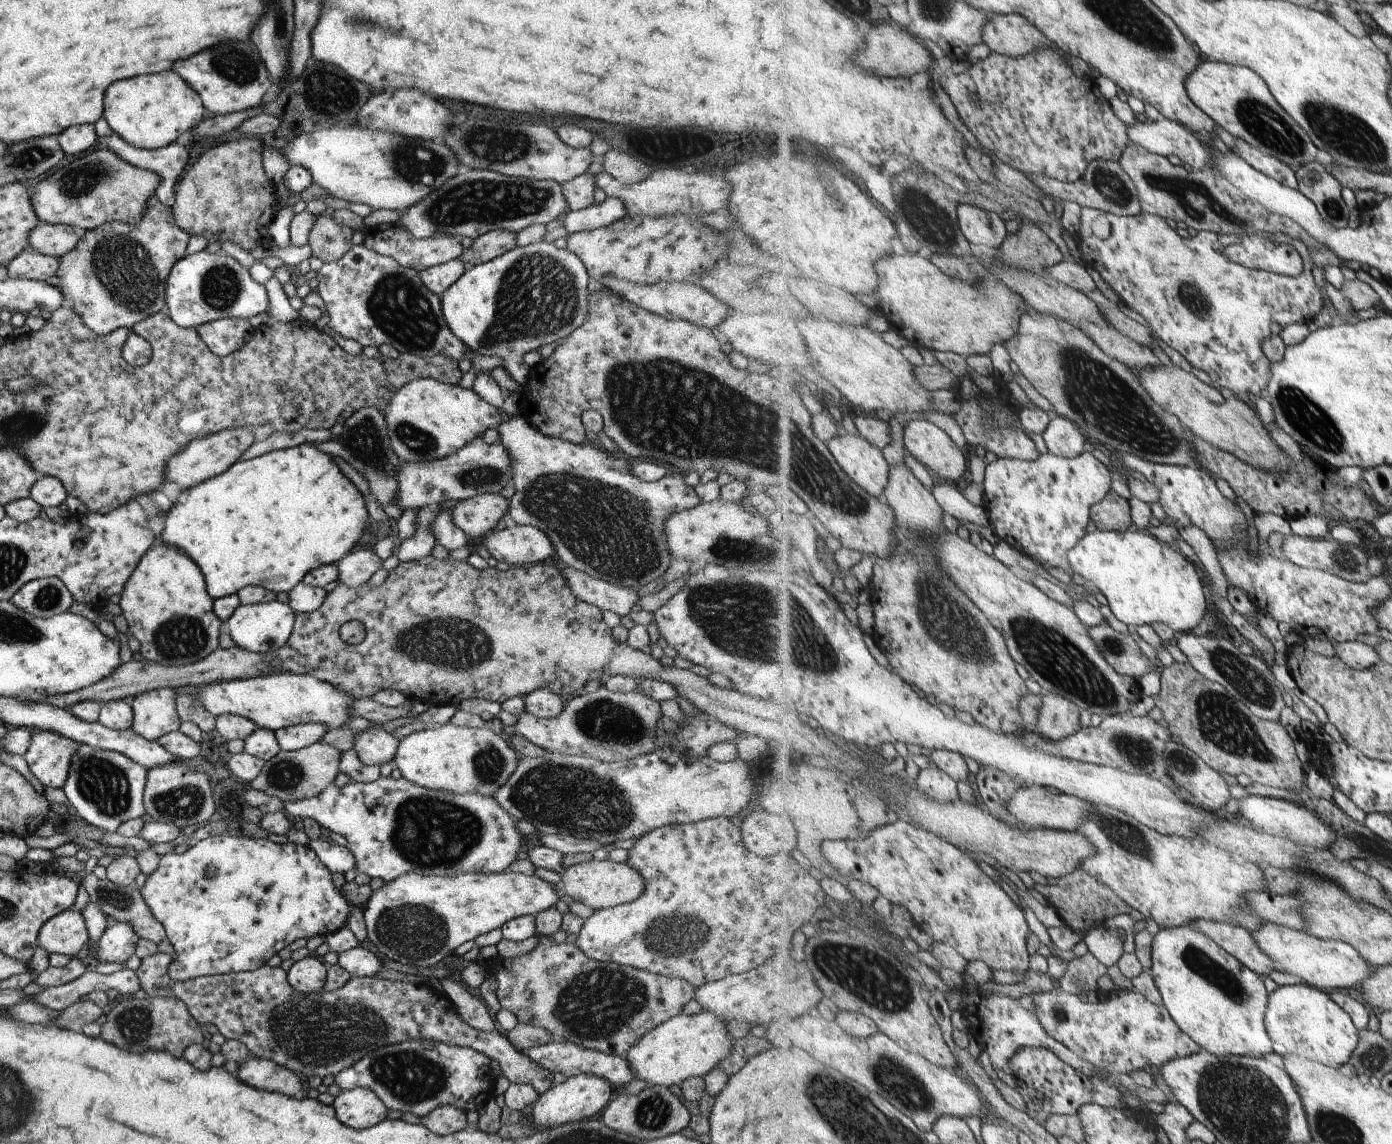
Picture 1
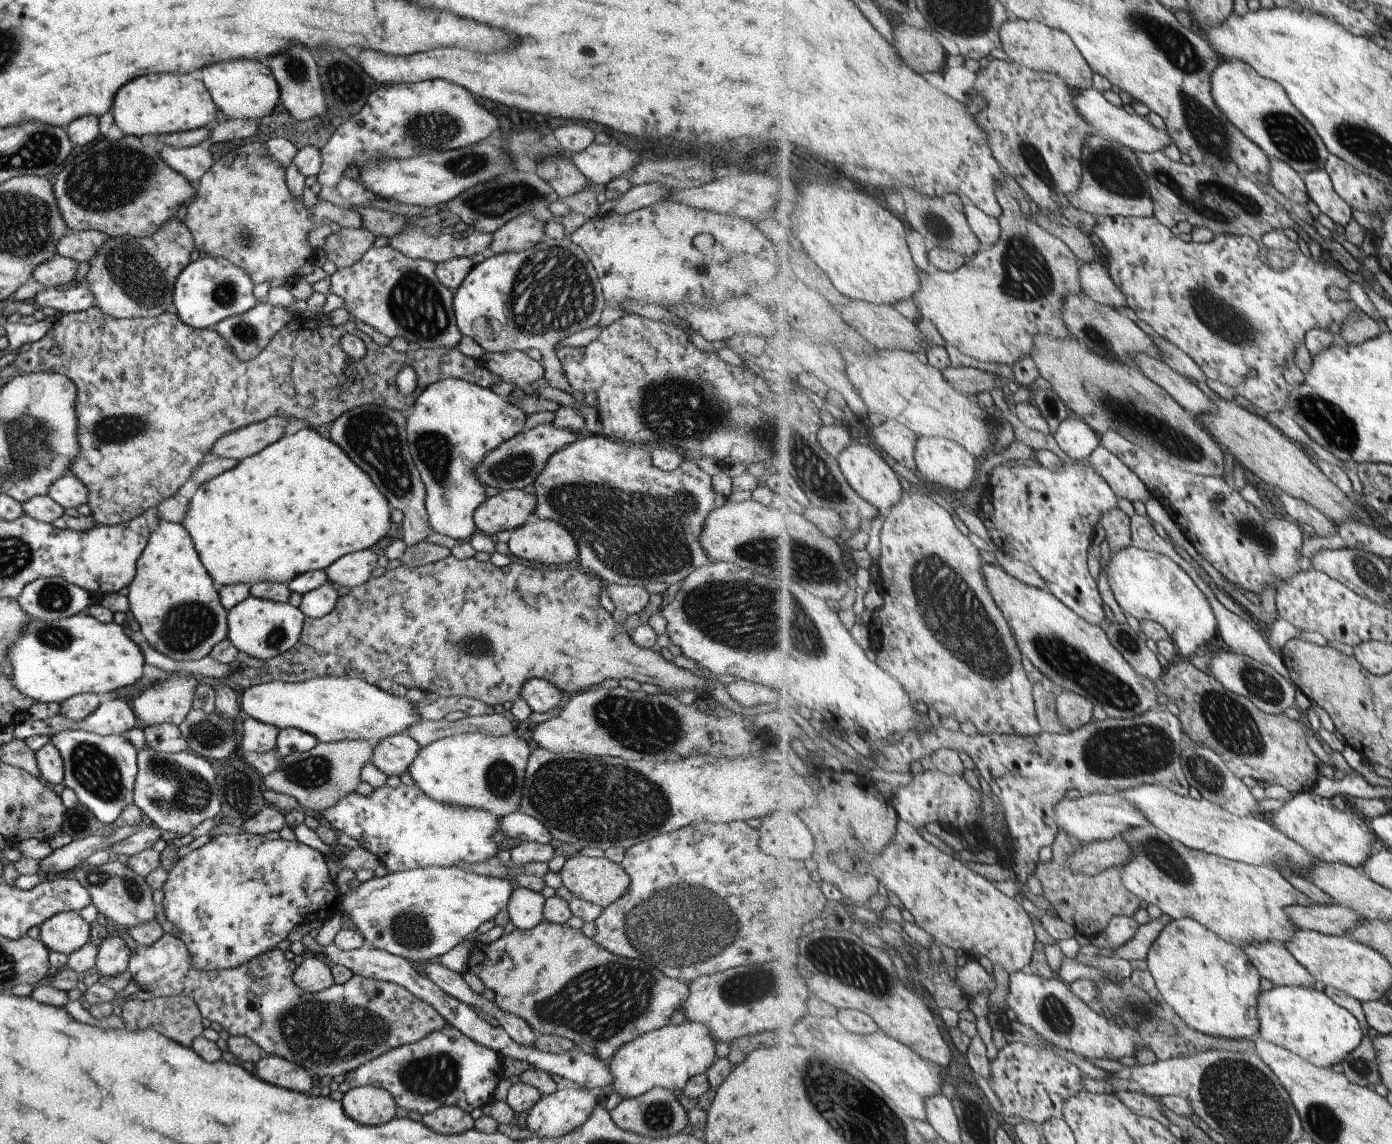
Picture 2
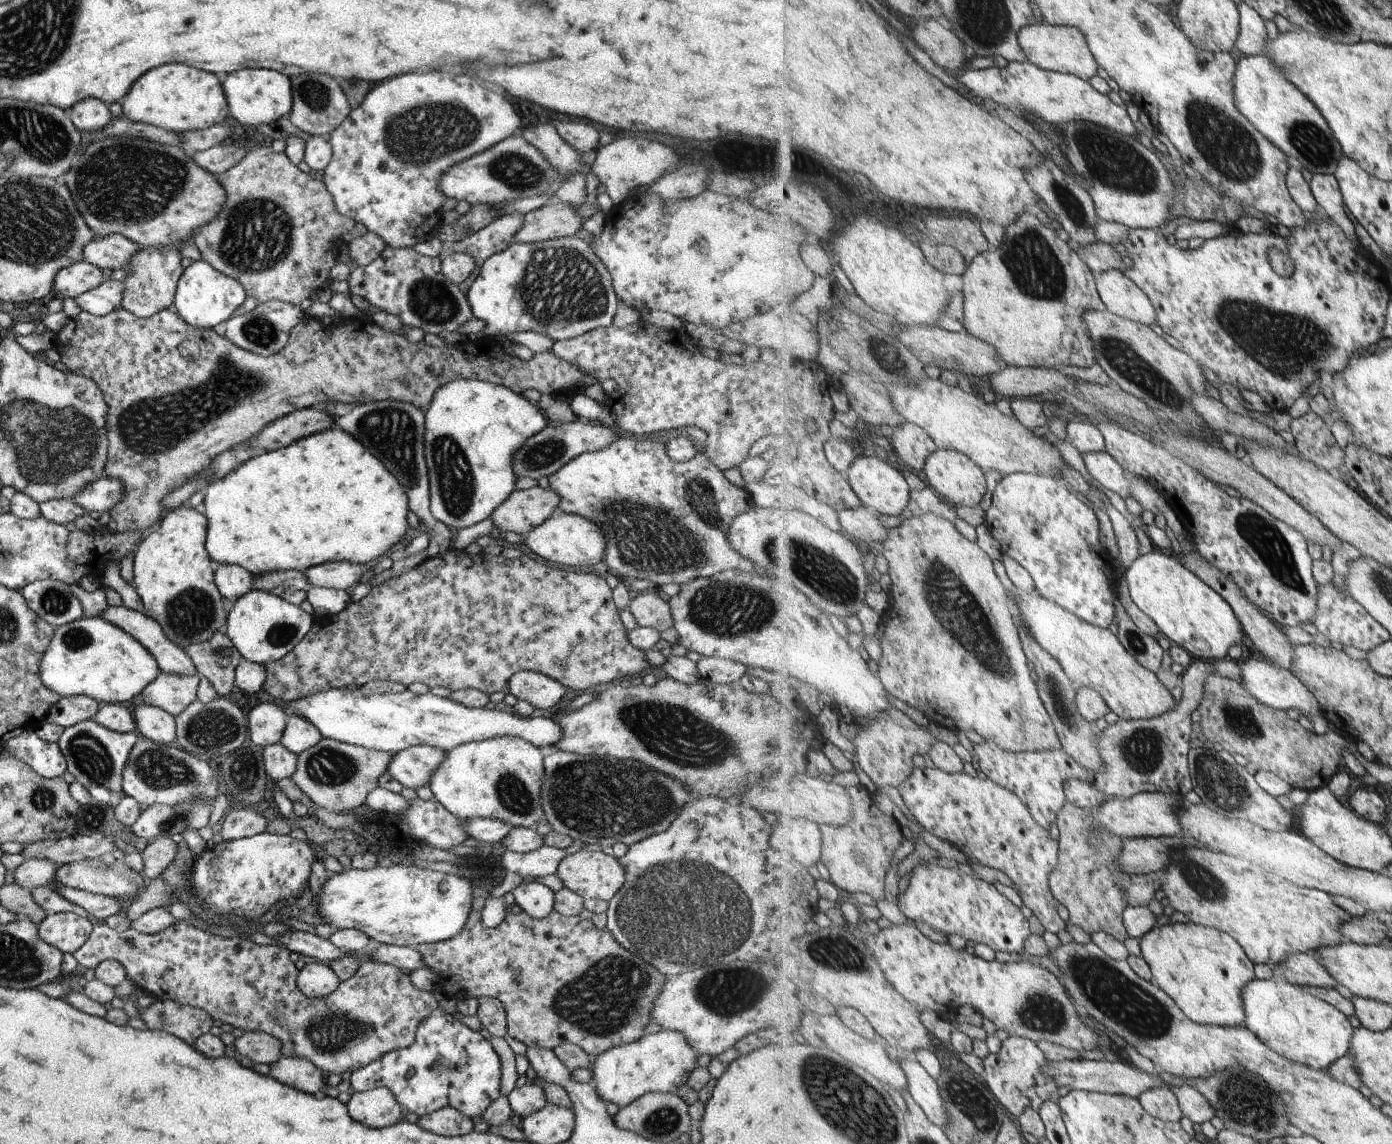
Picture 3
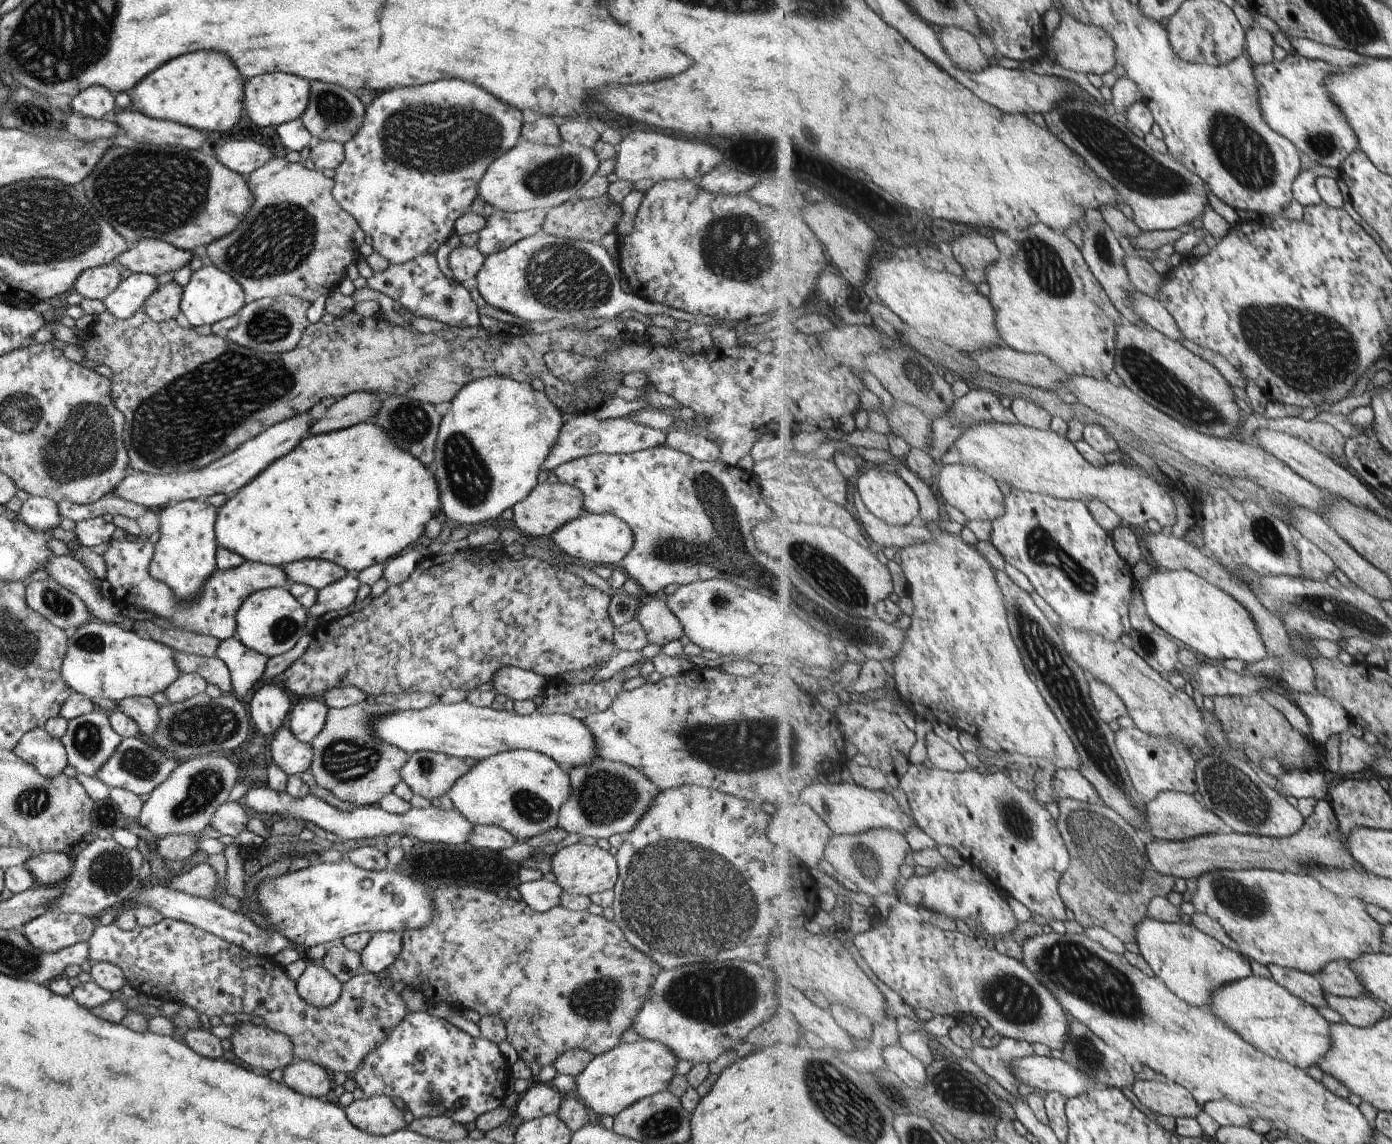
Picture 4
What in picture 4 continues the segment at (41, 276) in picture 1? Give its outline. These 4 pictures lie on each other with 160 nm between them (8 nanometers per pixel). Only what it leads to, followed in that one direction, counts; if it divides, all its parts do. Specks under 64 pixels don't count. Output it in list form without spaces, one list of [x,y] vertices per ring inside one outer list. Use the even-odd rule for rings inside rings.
[[[115,264],[101,265],[84,270],[75,279],[71,290],[77,291],[84,298],[96,298],[101,301],[111,294],[122,280]]]

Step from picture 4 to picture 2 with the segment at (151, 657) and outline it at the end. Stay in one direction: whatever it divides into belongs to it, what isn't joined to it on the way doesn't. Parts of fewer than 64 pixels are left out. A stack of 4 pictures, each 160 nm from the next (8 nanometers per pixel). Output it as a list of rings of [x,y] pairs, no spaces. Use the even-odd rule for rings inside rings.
[[[85,612],[49,622],[29,617],[23,628],[24,634],[8,647],[8,654],[4,655],[4,661],[8,662],[12,670],[13,686],[35,703],[62,703],[66,698],[81,693],[95,693],[102,698],[115,696],[114,693],[119,689],[131,687],[139,681],[144,664],[139,647],[132,637],[125,635],[124,627],[112,620],[109,623],[99,622]]]

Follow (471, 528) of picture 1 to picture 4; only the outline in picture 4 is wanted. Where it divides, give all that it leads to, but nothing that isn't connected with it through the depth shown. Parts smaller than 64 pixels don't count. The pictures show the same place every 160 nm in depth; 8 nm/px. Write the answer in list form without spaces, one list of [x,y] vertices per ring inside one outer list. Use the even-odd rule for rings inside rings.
[[[543,482],[535,485],[523,500],[516,502],[511,507],[511,510],[515,526],[523,535],[532,539],[537,536],[551,535],[567,521],[577,518],[583,513],[584,508],[582,507],[582,494],[575,485]]]

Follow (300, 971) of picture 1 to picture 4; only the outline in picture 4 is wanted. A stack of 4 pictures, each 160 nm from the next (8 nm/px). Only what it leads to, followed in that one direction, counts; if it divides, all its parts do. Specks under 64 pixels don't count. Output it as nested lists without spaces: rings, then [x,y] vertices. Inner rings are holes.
[[[306,961],[303,973],[295,982],[295,990],[308,1005],[331,1006],[340,995],[341,983],[318,962]]]

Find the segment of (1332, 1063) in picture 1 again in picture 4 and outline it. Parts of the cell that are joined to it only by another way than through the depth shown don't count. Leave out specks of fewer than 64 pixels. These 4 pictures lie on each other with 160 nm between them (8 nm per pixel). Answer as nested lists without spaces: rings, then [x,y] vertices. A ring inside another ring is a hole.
[[[1251,975],[1223,985],[1214,994],[1214,1000],[1208,1010],[1229,1023],[1255,1048],[1302,1069],[1318,1064],[1333,1050],[1331,1023],[1321,1011],[1311,1006],[1311,1003],[1306,1003],[1297,995],[1291,994],[1290,990],[1281,986],[1274,978],[1267,980]]]

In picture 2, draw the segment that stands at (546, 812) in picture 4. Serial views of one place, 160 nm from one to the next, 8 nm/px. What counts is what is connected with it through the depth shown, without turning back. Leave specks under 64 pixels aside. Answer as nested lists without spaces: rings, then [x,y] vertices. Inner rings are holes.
[[[514,732],[498,737],[457,733],[421,747],[406,772],[423,794],[435,802],[487,811],[495,817],[502,817],[520,810],[529,755],[527,742]]]

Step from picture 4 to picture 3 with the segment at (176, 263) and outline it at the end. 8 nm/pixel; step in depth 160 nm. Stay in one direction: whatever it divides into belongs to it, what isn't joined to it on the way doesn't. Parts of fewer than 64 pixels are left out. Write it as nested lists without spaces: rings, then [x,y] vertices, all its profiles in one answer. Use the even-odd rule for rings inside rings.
[[[113,233],[102,238],[95,238],[83,247],[84,260],[100,269],[124,268],[130,258],[141,248],[122,234]]]

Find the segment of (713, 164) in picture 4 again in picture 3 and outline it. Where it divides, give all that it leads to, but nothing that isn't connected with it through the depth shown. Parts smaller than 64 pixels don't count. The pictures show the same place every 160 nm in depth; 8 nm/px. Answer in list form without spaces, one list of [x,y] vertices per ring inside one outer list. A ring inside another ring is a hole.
[[[623,136],[605,146],[598,147],[593,166],[590,168],[599,182],[605,186],[612,204],[621,202],[629,190],[642,184],[652,185],[661,175],[677,168],[679,156],[665,144],[649,140],[647,136]]]

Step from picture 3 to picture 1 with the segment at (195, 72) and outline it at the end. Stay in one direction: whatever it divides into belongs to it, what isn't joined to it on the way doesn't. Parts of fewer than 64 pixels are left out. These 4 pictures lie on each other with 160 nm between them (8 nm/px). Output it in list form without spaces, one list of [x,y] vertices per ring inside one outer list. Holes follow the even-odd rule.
[[[165,71],[113,82],[105,89],[102,117],[113,133],[140,149],[156,149],[197,126],[206,112],[200,96],[177,73]]]

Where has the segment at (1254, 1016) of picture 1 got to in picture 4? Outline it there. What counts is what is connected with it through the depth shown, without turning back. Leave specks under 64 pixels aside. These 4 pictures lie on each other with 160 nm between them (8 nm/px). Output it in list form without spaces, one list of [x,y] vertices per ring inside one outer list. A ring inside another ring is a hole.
[[[1145,916],[1138,922],[1136,944],[1157,977],[1161,977],[1179,998],[1198,1007],[1210,1008],[1214,994],[1223,985],[1253,974],[1250,959],[1191,924],[1170,923]]]

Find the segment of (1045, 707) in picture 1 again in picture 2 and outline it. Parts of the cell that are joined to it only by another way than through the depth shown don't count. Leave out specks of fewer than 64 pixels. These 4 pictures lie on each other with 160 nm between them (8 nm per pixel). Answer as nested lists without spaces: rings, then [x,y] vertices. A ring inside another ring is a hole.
[[[1060,691],[1058,696],[1058,715],[1066,730],[1076,731],[1088,725],[1093,718],[1094,704],[1084,696],[1071,691]]]

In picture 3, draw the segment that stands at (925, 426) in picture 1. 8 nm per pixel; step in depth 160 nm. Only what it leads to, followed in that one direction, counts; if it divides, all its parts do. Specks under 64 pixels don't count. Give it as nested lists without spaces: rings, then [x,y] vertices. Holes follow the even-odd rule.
[[[937,450],[926,462],[925,473],[922,475],[926,484],[933,487],[951,505],[970,506],[975,508],[981,504],[983,496],[987,494],[987,478],[983,469],[969,456],[956,450]]]

